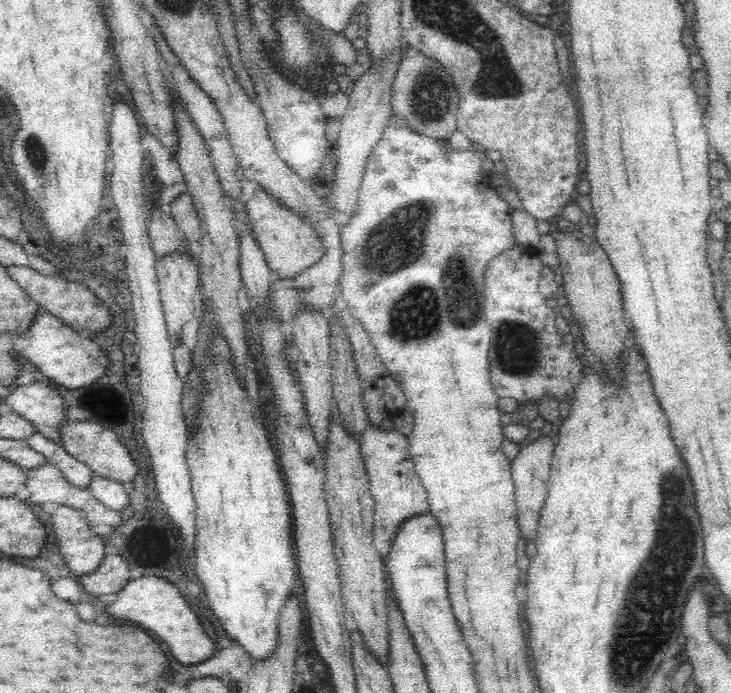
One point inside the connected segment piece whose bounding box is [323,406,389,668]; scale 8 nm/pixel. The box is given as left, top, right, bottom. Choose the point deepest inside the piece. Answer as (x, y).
(347, 488)

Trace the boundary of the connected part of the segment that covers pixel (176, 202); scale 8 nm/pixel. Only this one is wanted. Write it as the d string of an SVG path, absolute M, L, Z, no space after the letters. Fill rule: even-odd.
M183 192L170 203L170 216L190 243L201 240L201 226L196 207L188 192Z

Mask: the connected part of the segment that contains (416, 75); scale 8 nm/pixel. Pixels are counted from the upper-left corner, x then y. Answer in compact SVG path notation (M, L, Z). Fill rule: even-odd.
M410 46L402 52L401 64L392 82L391 109L397 117L405 119L408 128L434 140L448 141L457 130L459 96L451 74L439 62L426 58Z

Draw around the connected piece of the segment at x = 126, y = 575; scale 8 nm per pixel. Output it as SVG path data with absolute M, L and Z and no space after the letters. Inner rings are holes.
M109 554L100 562L92 574L80 576L79 582L86 592L97 596L114 594L122 590L132 580L128 562L117 554Z

